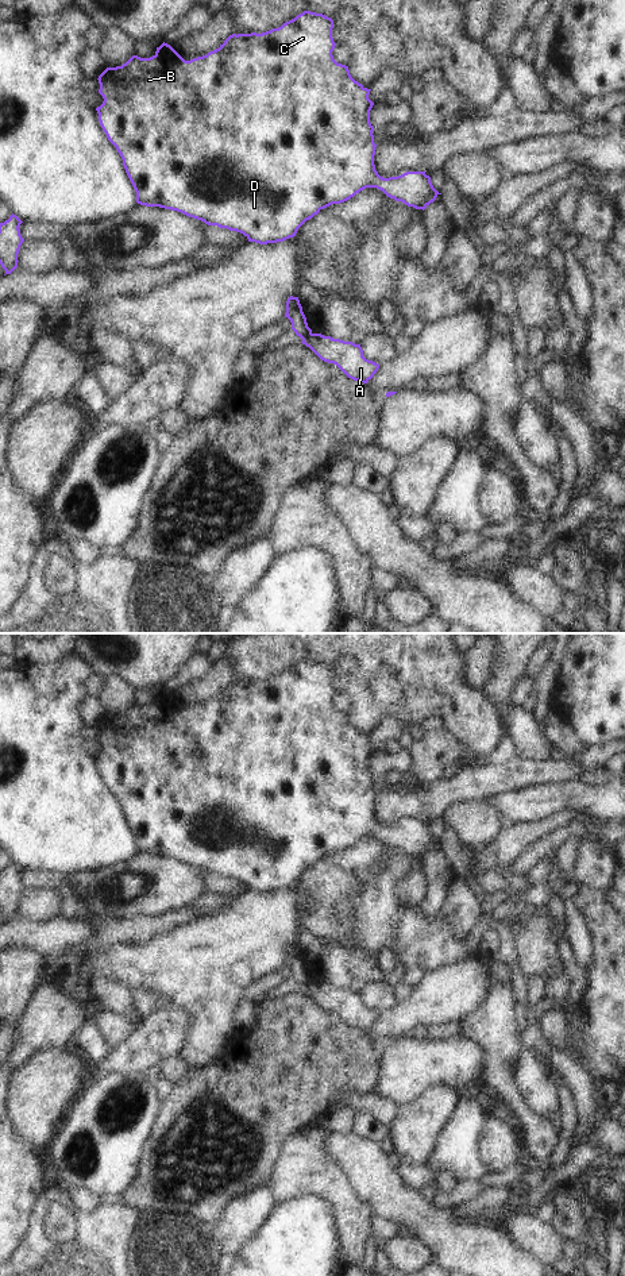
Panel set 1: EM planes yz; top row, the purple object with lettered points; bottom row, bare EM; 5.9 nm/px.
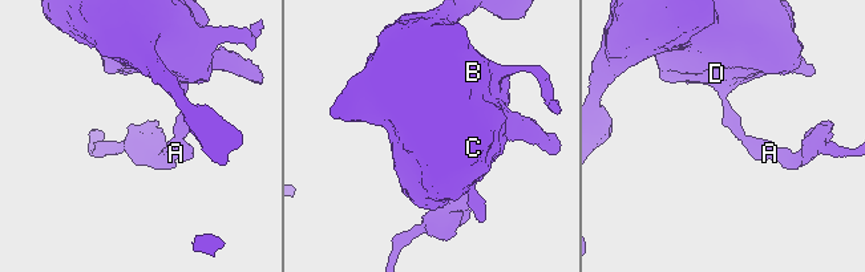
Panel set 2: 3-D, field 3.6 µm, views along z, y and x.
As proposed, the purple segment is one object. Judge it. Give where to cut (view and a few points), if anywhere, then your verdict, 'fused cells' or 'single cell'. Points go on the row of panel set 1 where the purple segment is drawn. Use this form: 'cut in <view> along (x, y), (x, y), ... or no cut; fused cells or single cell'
cut in yz along (311, 332), (303, 339); fused cells

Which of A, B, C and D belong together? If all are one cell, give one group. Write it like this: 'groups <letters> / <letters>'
groups A / B C D

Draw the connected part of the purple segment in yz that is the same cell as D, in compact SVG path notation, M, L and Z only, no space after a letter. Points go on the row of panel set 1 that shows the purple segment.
M304 11L281 27L262 34L232 34L219 49L190 61L185 61L170 45L163 42L150 58L132 55L121 66L107 68L97 78L100 84L99 93L104 101L96 111L103 131L123 159L126 173L136 192L136 203L181 212L208 225L240 232L248 242L259 244L283 242L296 236L298 228L321 209L332 204L344 203L366 188L377 188L387 197L416 209L424 211L433 203L441 193L433 188L431 177L425 171L406 171L397 177L383 178L375 170L374 155L377 144L373 135L374 127L370 123L370 111L374 103L369 99L371 89L355 81L350 74L348 66L333 59L332 51L336 43L332 38L332 28L333 20L331 18Z

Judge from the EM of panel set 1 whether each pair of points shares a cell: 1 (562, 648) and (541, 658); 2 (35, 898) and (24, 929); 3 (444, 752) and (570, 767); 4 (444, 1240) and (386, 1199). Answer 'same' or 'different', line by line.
1: different
2: different
3: different
4: same

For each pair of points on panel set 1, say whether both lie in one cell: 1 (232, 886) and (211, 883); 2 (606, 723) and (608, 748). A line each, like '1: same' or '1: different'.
1: same
2: different

